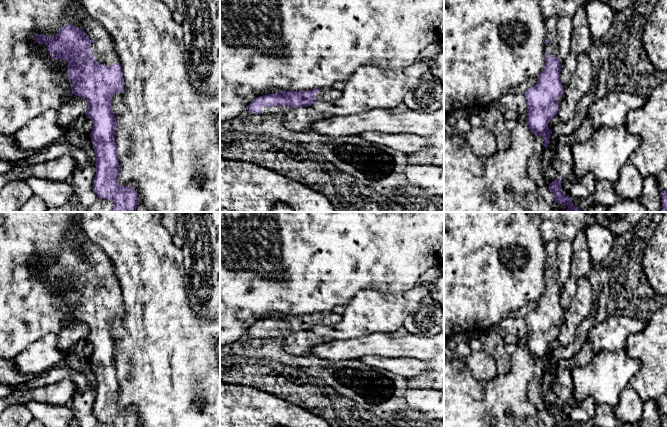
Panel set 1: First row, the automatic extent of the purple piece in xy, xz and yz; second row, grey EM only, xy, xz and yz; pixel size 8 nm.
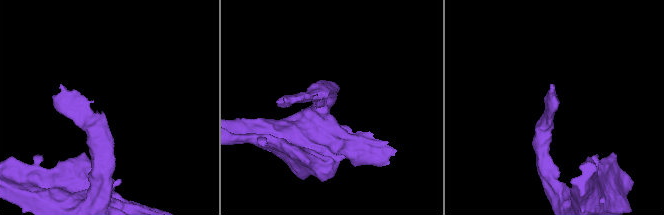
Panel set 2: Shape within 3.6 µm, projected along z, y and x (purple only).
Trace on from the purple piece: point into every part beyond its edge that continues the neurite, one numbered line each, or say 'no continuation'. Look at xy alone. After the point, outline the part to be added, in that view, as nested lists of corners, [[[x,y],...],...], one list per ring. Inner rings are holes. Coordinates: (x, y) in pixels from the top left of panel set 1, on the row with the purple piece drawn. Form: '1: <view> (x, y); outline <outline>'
1: xy (104, 52); outline [[[85,9],[79,11],[79,15],[83,19],[83,23],[78,27],[82,29],[91,40],[90,47],[93,52],[92,56],[101,65],[116,65],[119,62],[118,55],[110,34],[95,19],[93,19]]]

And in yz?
1: yz (551, 23); outline [[[552,15],[546,19],[546,39],[550,42],[545,44],[545,51],[548,51],[548,56],[553,58],[558,56],[559,48],[557,43],[557,20],[556,15]]]

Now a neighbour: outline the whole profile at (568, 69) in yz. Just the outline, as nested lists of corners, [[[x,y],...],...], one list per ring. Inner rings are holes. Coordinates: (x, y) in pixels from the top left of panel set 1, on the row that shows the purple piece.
[[[581,6],[573,19],[571,52],[567,55],[564,64],[561,66],[560,78],[564,89],[566,89],[566,85],[576,70],[577,56],[586,52],[593,43],[594,40],[587,23],[586,8]]]

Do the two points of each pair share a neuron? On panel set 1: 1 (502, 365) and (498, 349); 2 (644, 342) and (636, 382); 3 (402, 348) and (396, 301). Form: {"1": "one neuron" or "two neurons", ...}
{"1": "one neuron", "2": "one neuron", "3": "two neurons"}

